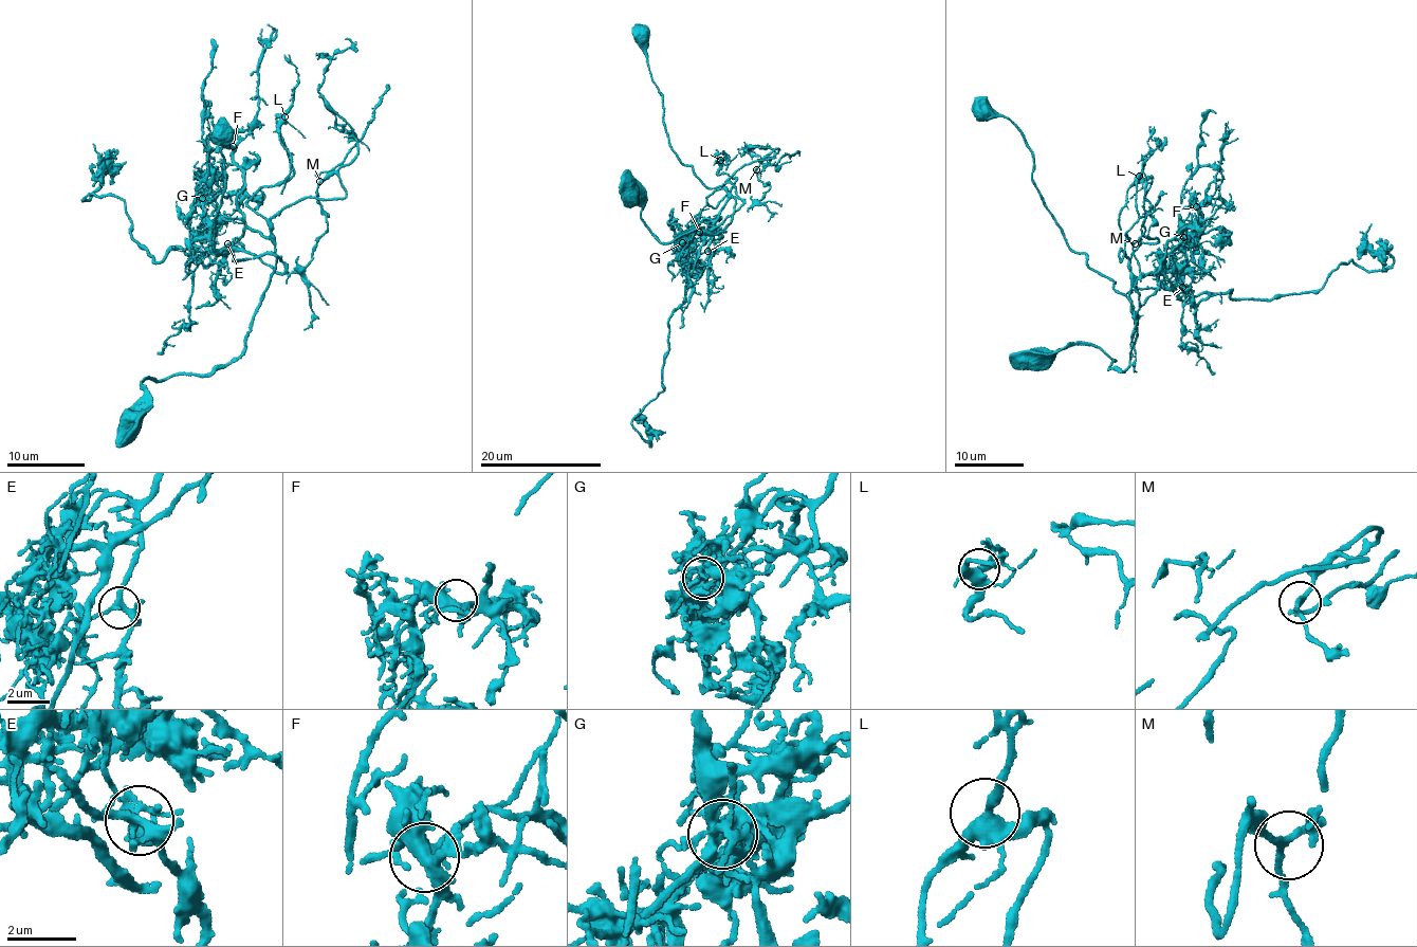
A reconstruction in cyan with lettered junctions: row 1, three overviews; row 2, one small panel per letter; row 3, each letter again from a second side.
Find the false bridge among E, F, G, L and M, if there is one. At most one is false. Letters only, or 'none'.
G

